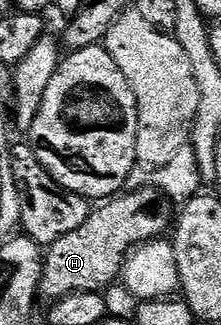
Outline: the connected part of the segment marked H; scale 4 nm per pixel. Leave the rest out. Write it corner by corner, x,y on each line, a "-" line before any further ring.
134,188
106,199
100,206
90,211
79,230
71,230
59,242
48,245
41,270
42,301
62,300
72,292
101,292
108,288
122,275
129,253
150,240
164,237
175,220
170,201
156,188

